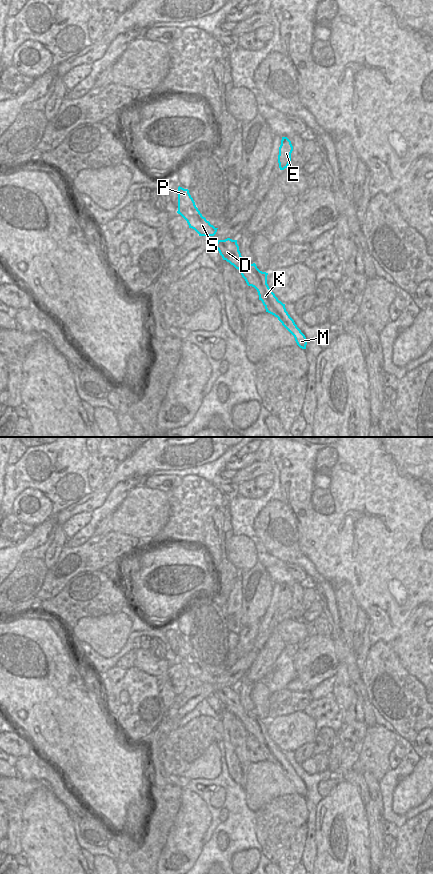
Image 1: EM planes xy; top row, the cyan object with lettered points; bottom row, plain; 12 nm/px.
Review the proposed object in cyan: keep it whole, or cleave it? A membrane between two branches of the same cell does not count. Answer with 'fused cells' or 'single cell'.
fused cells

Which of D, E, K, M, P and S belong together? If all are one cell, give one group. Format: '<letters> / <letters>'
D K M P S / E

